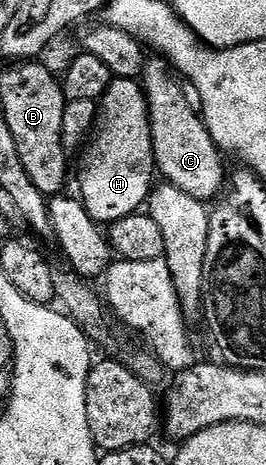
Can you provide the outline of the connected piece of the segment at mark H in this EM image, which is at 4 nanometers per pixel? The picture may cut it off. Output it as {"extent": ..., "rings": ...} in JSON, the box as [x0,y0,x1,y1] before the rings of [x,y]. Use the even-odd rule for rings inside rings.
{"extent":[78,78,157,225],"rings":[[[113,78],[103,99],[99,100],[94,134],[84,153],[78,195],[92,219],[101,225],[111,225],[122,217],[137,214],[147,204],[154,186],[152,175],[157,174],[157,169],[152,148],[152,130],[148,120],[148,100],[144,98],[143,86],[137,80]]]}

